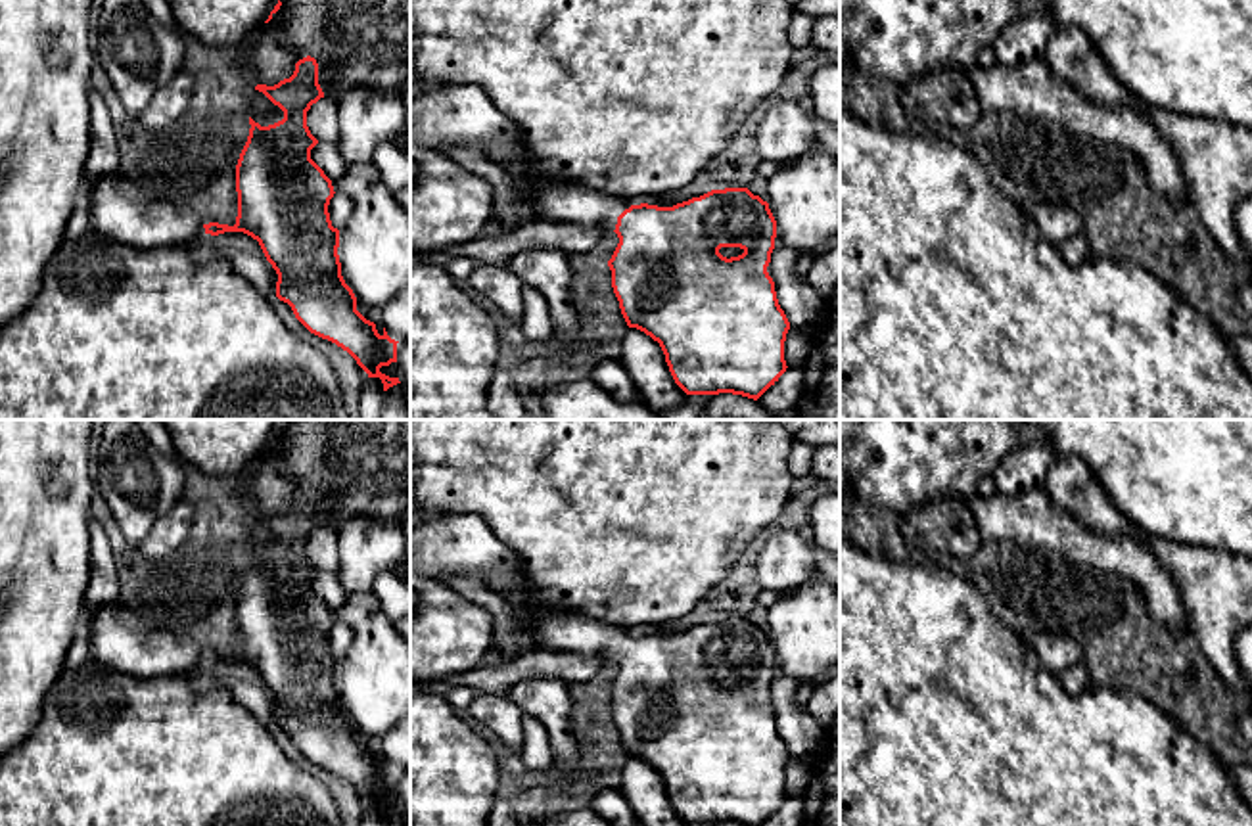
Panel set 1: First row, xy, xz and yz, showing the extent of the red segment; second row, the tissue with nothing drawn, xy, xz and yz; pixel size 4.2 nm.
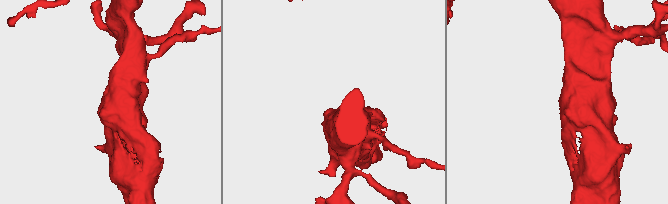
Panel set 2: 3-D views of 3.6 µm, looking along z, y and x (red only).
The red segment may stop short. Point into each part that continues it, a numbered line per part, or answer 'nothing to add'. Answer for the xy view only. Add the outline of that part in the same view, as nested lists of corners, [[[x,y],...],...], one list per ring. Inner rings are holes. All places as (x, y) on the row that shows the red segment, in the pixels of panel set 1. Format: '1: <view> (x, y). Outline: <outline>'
1: xy (119, 209). Outline: [[[121,172],[92,182],[82,195],[92,230],[138,247],[188,245],[205,234],[203,224],[184,207],[150,199]]]

